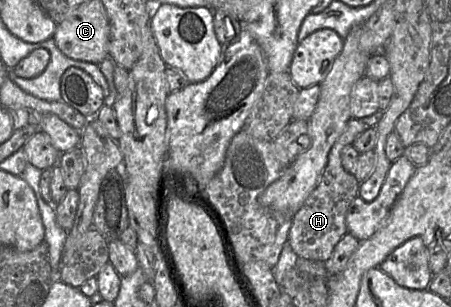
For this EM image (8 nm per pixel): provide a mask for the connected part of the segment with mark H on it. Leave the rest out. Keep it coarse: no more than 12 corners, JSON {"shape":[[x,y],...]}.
{"shape":[[351,118],[316,188],[291,217],[299,258],[330,258],[360,183],[341,151],[369,126]]}

